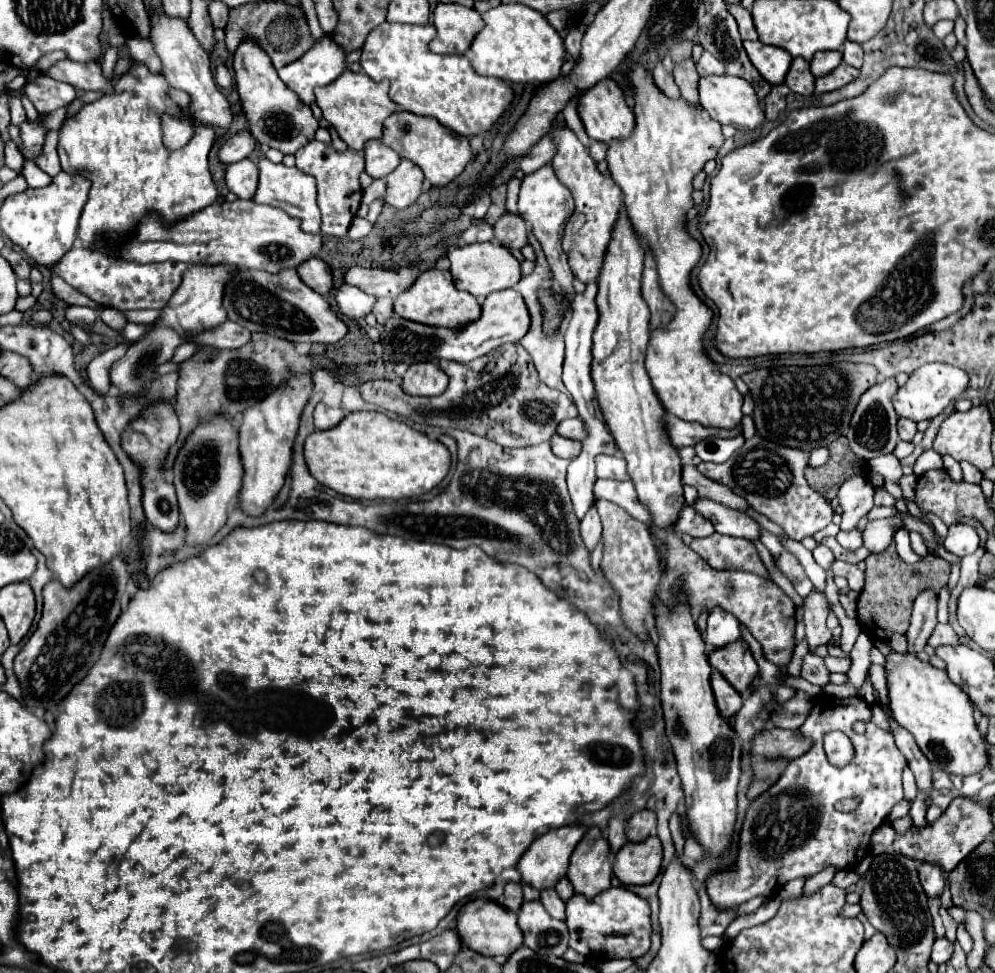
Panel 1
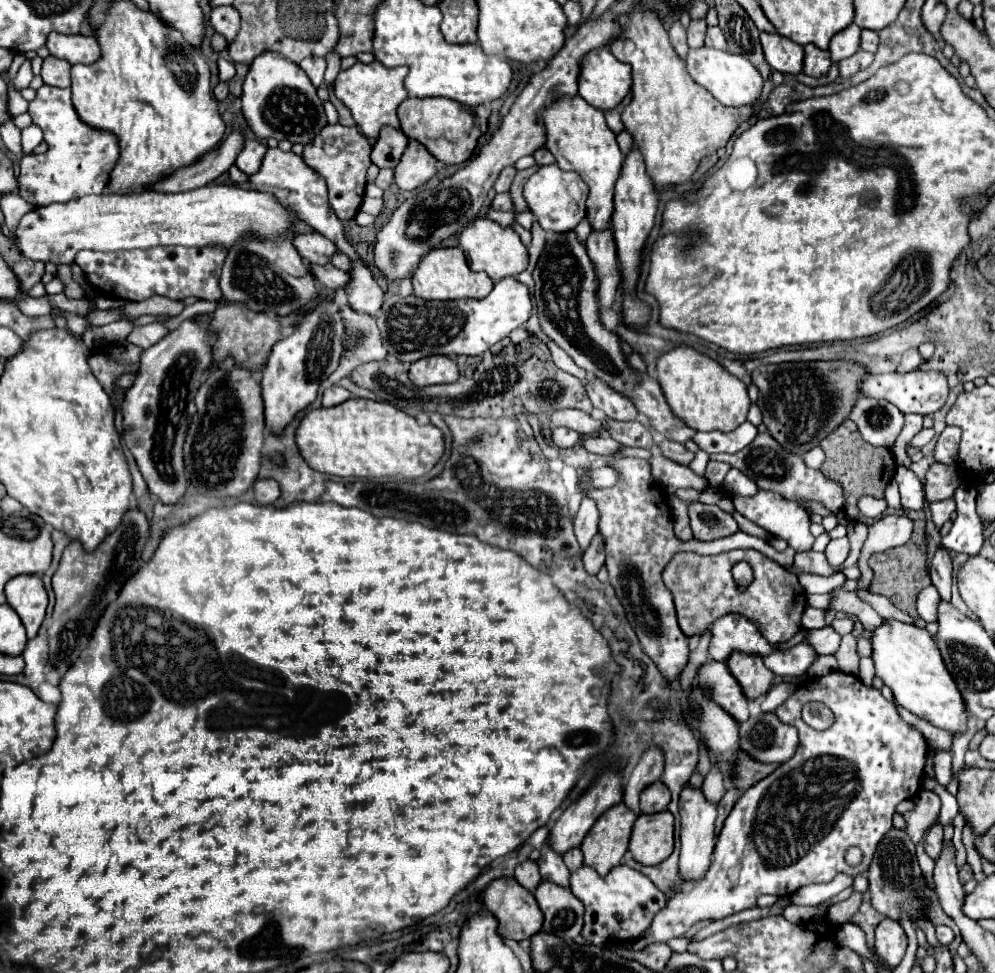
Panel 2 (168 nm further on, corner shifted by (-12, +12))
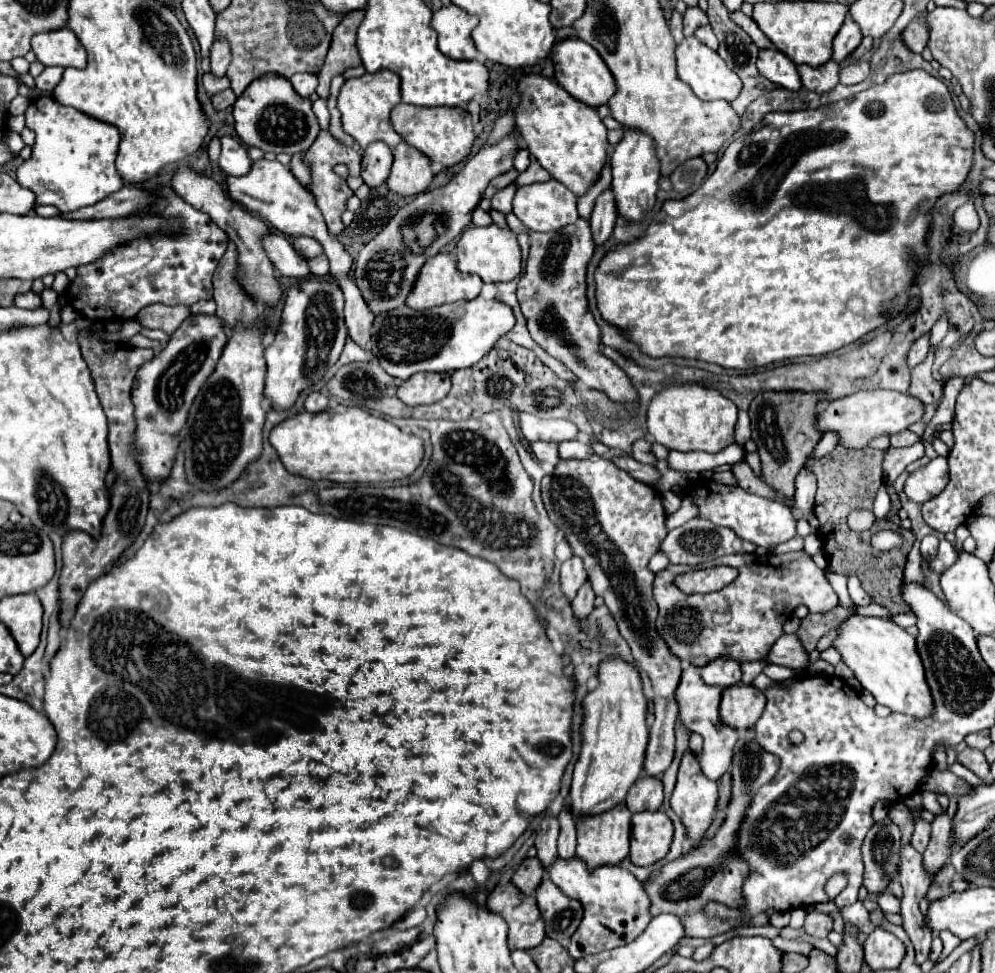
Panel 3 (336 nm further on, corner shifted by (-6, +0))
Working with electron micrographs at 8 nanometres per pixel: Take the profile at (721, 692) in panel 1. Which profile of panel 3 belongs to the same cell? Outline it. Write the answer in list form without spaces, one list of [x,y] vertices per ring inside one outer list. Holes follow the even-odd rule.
[[[684,666],[682,680],[676,690],[676,700],[680,706],[680,720],[682,724],[698,732],[704,738],[704,750],[700,754],[700,768],[708,780],[718,780],[724,772],[728,772],[732,754],[734,754],[734,744],[738,740],[738,732],[720,720],[720,700],[722,700],[722,688],[714,688],[710,684],[704,684],[700,672],[696,666]]]

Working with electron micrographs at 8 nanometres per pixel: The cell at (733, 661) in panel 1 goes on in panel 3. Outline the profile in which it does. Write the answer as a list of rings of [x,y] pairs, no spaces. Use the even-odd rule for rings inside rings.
[[[736,684],[734,688],[726,688],[722,694],[720,716],[722,722],[732,728],[752,728],[764,712],[766,696],[752,684]]]

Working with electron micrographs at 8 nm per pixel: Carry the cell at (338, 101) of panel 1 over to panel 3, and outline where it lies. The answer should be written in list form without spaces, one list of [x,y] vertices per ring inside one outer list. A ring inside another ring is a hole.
[[[390,70],[346,80],[338,94],[338,110],[342,114],[344,132],[350,134],[362,150],[376,140],[382,140],[390,148],[396,148],[402,138],[390,124],[390,112],[398,102],[400,102],[400,78]]]

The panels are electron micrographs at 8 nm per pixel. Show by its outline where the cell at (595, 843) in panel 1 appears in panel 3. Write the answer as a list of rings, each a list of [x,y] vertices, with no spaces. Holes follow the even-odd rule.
[[[618,804],[616,808],[584,818],[582,824],[578,824],[578,848],[576,856],[586,862],[588,870],[596,870],[598,866],[616,866],[628,856],[630,846],[630,810],[626,804]]]

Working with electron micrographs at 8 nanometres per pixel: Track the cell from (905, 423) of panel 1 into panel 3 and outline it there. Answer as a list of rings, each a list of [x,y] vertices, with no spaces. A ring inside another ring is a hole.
[[[902,430],[902,432],[898,432],[898,434],[894,434],[894,436],[890,436],[890,444],[894,446],[894,448],[902,448],[902,446],[912,446],[914,442],[918,442],[920,438],[914,434],[914,432],[910,432],[910,430]]]

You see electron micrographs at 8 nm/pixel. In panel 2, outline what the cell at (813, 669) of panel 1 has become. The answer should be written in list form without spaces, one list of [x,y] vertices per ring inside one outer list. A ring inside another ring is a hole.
[[[796,644],[790,650],[776,650],[764,656],[764,664],[776,676],[804,676],[808,666],[814,662],[816,652],[806,644]]]

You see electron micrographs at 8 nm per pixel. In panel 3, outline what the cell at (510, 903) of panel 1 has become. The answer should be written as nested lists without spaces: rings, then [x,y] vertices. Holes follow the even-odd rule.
[[[526,858],[526,860],[518,866],[518,870],[514,872],[512,882],[516,884],[516,888],[518,888],[520,892],[524,892],[526,896],[532,896],[532,894],[536,892],[538,884],[542,882],[542,876],[544,876],[544,872],[542,872],[540,860],[538,860],[538,858]]]

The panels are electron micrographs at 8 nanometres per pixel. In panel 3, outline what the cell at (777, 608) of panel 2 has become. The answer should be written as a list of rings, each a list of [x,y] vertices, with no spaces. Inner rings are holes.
[[[732,554],[732,556],[722,556],[718,560],[706,562],[712,566],[732,566],[738,570],[738,578],[724,586],[718,592],[712,594],[694,594],[686,596],[682,594],[674,584],[674,576],[688,572],[688,566],[674,566],[670,564],[666,570],[656,574],[654,580],[654,600],[660,608],[656,628],[660,636],[666,640],[670,646],[670,652],[678,656],[680,660],[690,662],[692,666],[704,666],[710,660],[716,660],[720,656],[732,656],[734,660],[748,662],[748,660],[760,660],[770,652],[772,644],[778,640],[778,636],[784,634],[782,626],[788,620],[788,614],[794,614],[794,608],[801,604],[808,607],[809,612],[822,613],[827,612],[838,605],[838,596],[826,578],[824,571],[812,560],[798,556],[798,554],[770,555],[769,564],[766,558],[760,558],[756,554]]]

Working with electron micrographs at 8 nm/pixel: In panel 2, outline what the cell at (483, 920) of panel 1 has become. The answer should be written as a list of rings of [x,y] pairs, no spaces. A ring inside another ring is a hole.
[[[498,878],[484,892],[486,908],[498,918],[498,932],[504,938],[526,940],[540,932],[544,916],[532,892],[516,882],[516,878]]]

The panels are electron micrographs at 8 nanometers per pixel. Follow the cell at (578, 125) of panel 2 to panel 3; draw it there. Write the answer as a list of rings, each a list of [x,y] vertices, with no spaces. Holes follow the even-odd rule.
[[[540,74],[524,76],[518,82],[518,90],[522,94],[522,102],[516,108],[516,126],[528,150],[554,180],[560,180],[578,198],[584,196],[596,184],[608,160],[608,130],[602,124],[598,112],[578,102],[556,82]]]

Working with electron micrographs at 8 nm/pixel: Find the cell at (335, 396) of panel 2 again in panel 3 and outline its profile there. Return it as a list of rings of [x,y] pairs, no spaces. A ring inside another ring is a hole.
[[[312,392],[304,402],[304,408],[310,414],[320,414],[320,412],[328,410],[328,406],[330,406],[330,398],[326,394],[322,394],[322,392]]]

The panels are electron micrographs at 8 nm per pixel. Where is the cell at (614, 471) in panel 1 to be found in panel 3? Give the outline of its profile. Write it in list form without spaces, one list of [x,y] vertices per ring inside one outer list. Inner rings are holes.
[[[568,440],[560,444],[560,458],[564,460],[588,460],[590,456],[594,456],[594,450],[590,444],[582,444],[578,440]]]

